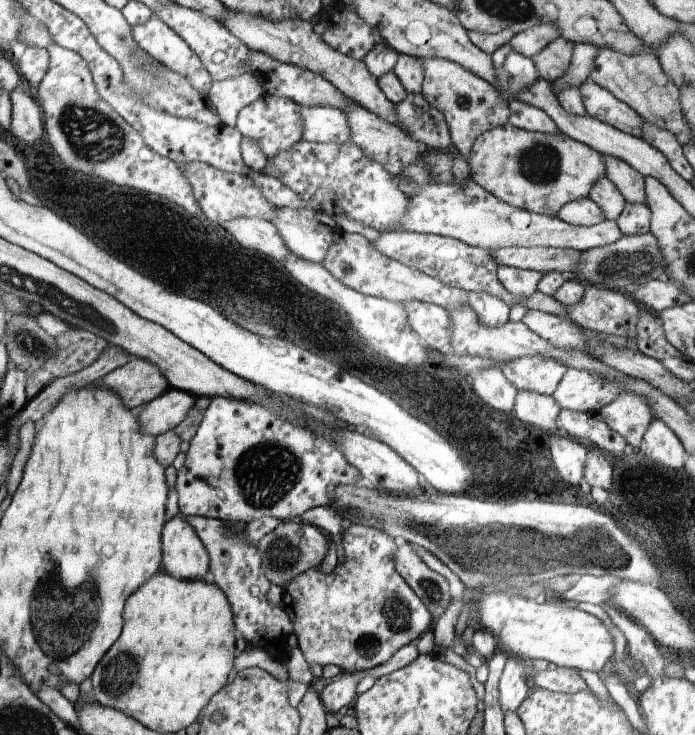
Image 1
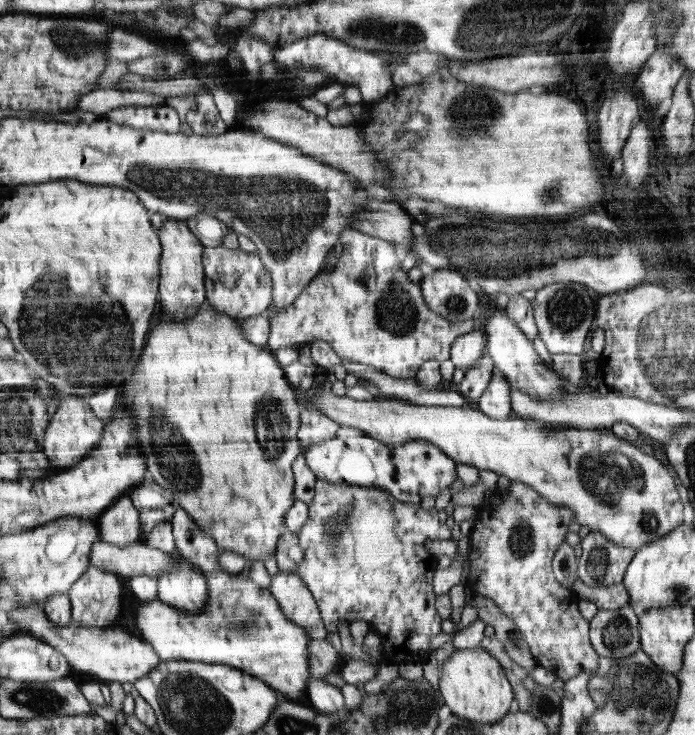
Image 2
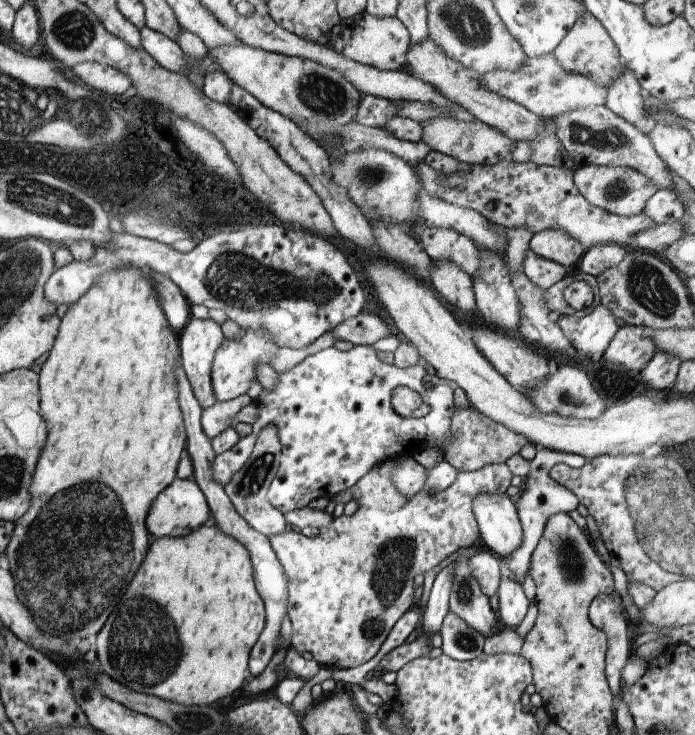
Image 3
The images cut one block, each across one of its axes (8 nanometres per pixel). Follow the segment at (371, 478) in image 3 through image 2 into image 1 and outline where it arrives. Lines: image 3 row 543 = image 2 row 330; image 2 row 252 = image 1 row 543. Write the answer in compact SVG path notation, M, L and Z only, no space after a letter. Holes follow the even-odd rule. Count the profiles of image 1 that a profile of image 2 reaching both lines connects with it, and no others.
M351 524L350 528L344 531L342 546L346 560L343 563L338 563L330 574L322 572L320 568L310 569L298 575L294 580L291 580L290 584L282 588L283 595L280 608L283 610L285 616L292 621L293 632L298 637L299 648L303 652L304 658L309 665L320 664L320 666L324 667L328 666L328 664L334 664L334 666L339 666L342 672L355 673L359 670L374 668L374 666L384 664L384 662L390 660L390 658L394 656L394 652L400 650L404 644L410 644L412 640L416 641L416 638L418 638L420 634L430 631L432 629L433 620L430 611L424 606L420 597L408 586L408 583L402 578L401 573L397 571L396 552L399 546L394 541L392 534L387 533L385 529L370 528L369 525Z

